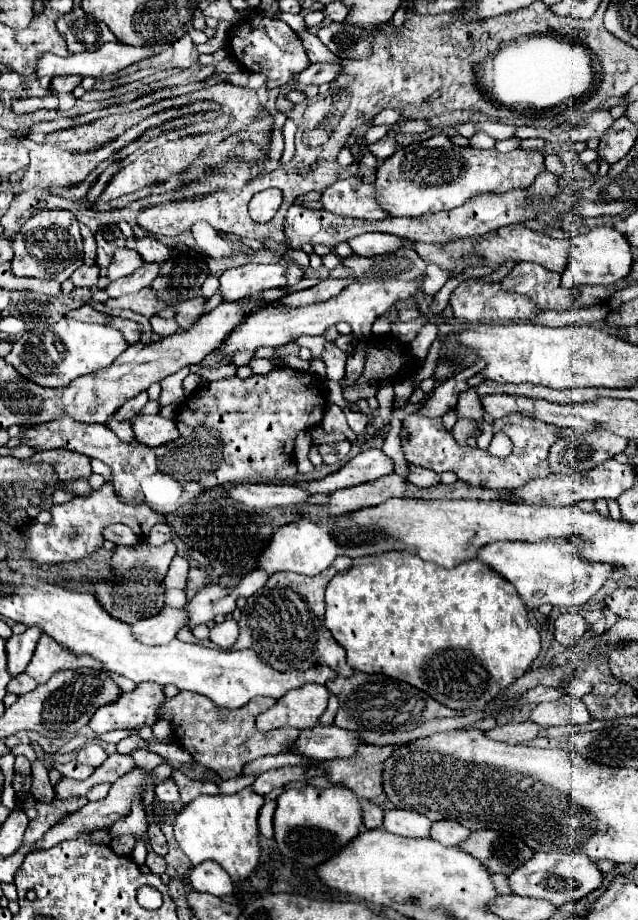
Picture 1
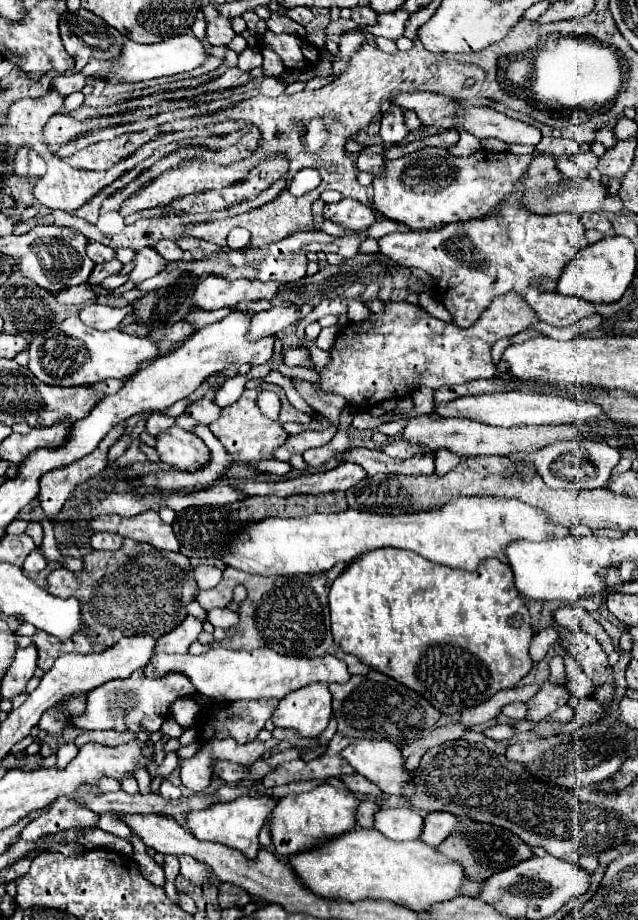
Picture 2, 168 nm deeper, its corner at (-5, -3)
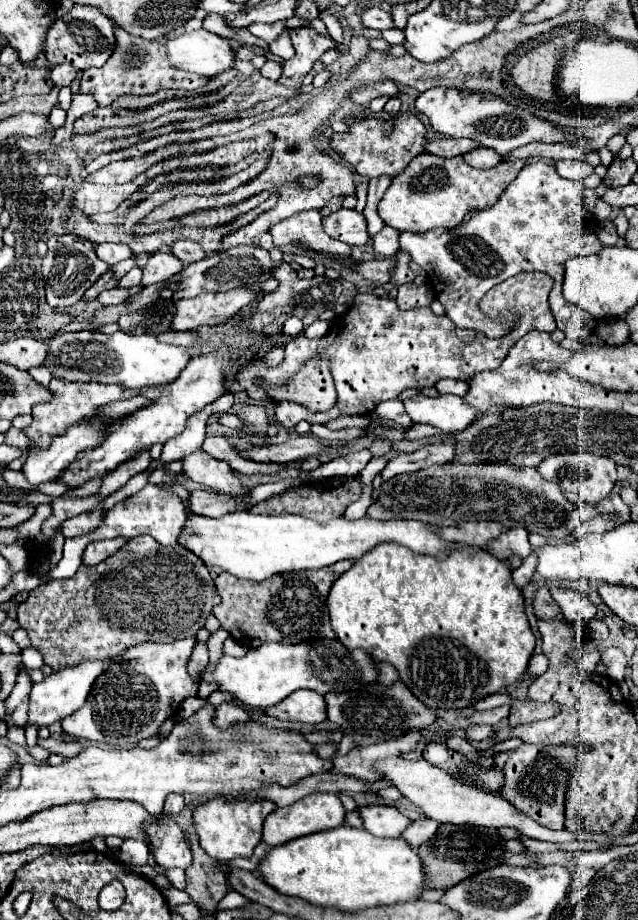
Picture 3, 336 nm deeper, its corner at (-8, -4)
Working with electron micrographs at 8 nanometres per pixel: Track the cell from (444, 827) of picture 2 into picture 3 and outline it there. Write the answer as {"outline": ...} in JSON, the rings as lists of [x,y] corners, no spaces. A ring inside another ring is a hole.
{"outline":[[[419,818],[415,822],[411,822],[411,826],[403,832],[403,840],[407,840],[413,848],[421,846],[423,842],[431,840],[437,832],[437,826],[441,826],[441,822],[437,820],[431,820],[431,818]]]}

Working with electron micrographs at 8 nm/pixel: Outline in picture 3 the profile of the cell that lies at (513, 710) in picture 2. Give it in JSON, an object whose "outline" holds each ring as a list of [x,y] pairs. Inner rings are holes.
{"outline":[[[499,706],[499,708],[493,708],[493,710],[487,710],[487,712],[475,712],[471,716],[471,722],[473,724],[499,724],[503,718],[509,716],[509,706]]]}

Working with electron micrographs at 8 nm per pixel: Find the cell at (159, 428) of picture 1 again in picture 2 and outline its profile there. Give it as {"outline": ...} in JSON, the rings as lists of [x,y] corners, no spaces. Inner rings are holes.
{"outline":[[[170,427],[166,433],[158,435],[156,451],[162,463],[178,471],[198,471],[212,461],[204,441],[180,427]]]}

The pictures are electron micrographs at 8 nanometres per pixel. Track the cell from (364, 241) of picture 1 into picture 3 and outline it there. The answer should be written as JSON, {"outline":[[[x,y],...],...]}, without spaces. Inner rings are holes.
{"outline":[[[529,162],[523,166],[519,176],[509,184],[495,206],[471,212],[465,220],[453,228],[437,228],[423,234],[401,232],[399,250],[409,254],[433,280],[439,280],[435,294],[445,306],[447,316],[459,328],[473,328],[479,332],[489,332],[489,336],[501,336],[507,328],[491,330],[485,314],[479,310],[479,300],[497,284],[521,272],[545,272],[553,278],[553,290],[549,294],[549,306],[555,316],[557,328],[571,340],[587,338],[595,328],[595,318],[577,308],[577,304],[567,304],[561,296],[565,262],[573,256],[597,254],[603,246],[597,244],[597,234],[593,224],[587,222],[587,212],[581,202],[585,190],[583,182],[561,178],[553,162]]]}

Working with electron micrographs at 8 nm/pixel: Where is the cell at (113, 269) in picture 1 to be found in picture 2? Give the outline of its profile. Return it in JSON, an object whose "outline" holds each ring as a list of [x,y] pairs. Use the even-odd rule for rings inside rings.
{"outline":[[[146,247],[146,249],[138,251],[136,257],[134,257],[134,261],[136,261],[136,267],[130,273],[130,281],[138,281],[138,283],[144,281],[144,279],[148,279],[148,277],[158,275],[168,265],[168,261],[162,259],[162,255],[158,255],[158,251],[152,249],[152,247]]]}

